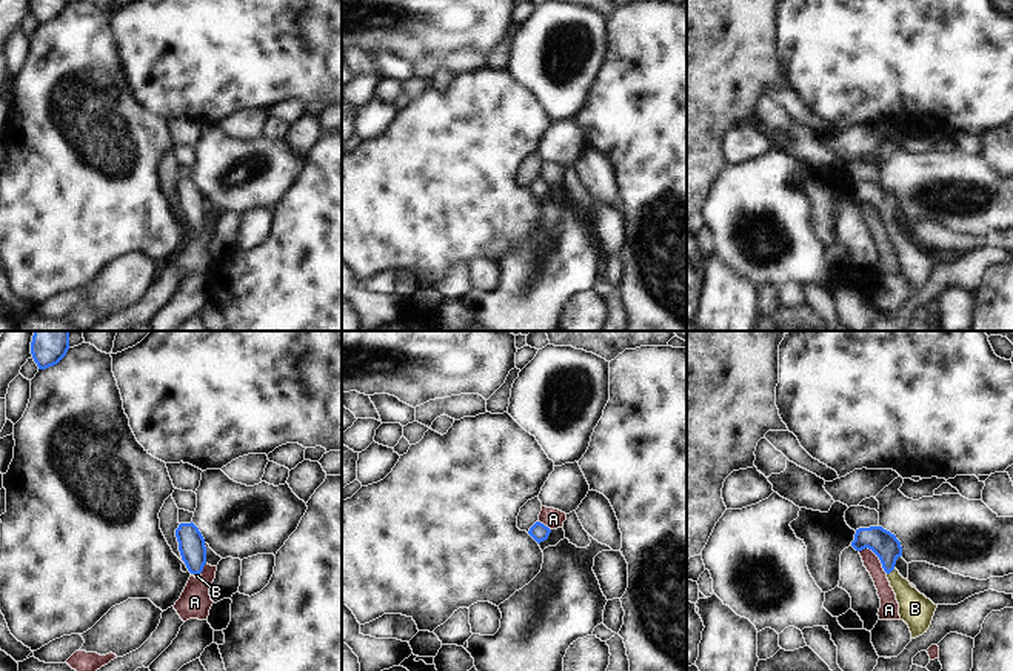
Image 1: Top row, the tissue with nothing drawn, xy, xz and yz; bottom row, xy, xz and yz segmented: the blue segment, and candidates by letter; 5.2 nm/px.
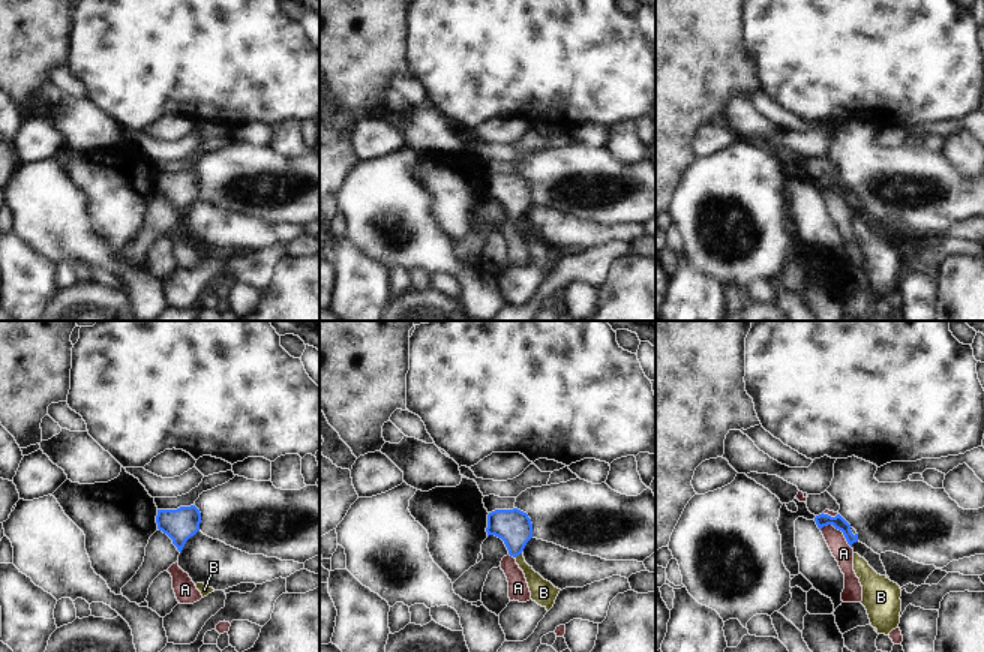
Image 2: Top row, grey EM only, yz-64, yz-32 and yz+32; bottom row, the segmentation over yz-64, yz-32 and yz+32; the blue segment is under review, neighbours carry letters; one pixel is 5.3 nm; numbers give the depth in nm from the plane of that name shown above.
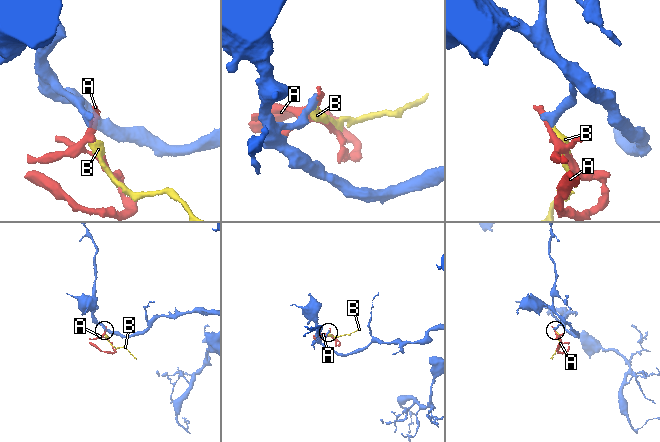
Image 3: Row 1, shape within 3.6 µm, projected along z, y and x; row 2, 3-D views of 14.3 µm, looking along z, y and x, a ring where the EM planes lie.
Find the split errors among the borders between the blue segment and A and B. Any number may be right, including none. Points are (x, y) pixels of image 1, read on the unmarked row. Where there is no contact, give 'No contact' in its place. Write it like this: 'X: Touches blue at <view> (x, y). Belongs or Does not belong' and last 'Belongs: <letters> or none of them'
A: Touches blue at yz (876, 210). Does not belong
B: Touches blue at yz (890, 227). Belongs
Belongs: B.

